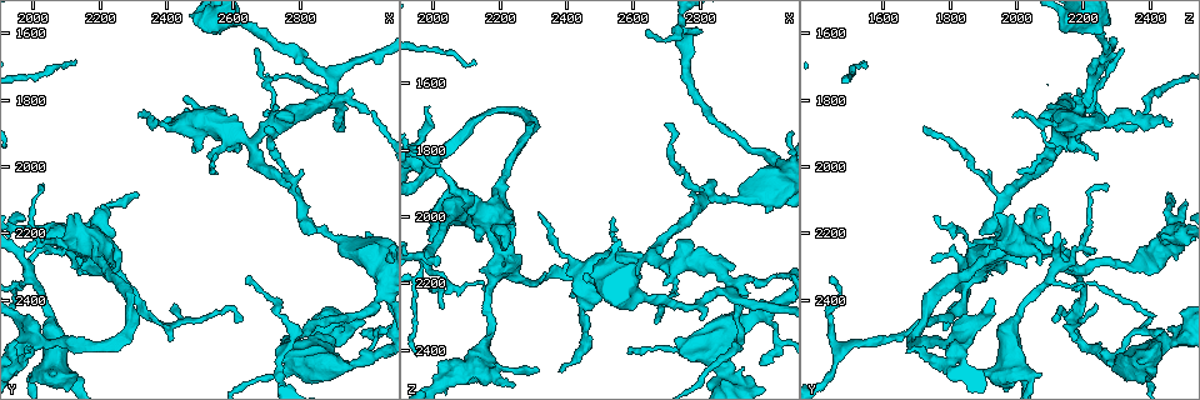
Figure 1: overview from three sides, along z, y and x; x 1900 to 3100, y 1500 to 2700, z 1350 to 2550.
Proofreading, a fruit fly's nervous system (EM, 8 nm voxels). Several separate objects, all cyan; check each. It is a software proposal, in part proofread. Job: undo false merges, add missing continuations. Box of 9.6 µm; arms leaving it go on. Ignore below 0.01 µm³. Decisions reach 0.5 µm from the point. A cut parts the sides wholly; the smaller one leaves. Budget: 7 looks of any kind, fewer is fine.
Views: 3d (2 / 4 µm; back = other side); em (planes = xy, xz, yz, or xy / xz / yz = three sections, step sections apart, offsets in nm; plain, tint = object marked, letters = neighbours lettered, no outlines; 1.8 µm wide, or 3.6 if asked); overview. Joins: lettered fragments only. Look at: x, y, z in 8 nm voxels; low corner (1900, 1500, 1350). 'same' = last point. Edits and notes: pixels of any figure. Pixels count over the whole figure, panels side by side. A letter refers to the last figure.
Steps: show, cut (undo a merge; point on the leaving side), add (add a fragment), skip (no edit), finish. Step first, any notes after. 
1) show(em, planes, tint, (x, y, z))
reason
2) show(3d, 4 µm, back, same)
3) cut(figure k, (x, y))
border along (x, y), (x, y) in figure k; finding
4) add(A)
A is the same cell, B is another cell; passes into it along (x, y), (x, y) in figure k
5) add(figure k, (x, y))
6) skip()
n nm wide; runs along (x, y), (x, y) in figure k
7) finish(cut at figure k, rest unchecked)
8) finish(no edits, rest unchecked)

show(em, planes, tint, (1980, 2300, 2140))
abrupt turn

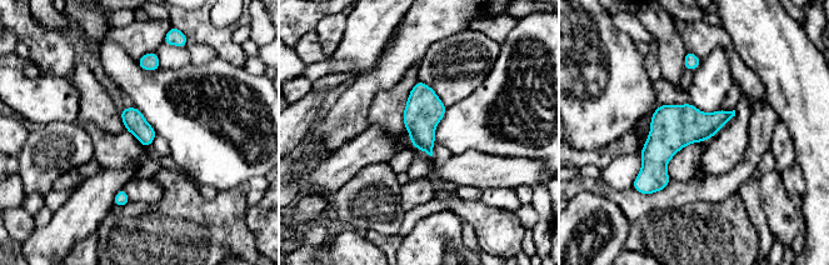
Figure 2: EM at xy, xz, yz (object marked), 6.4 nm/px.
show(em, planes, letters, same)

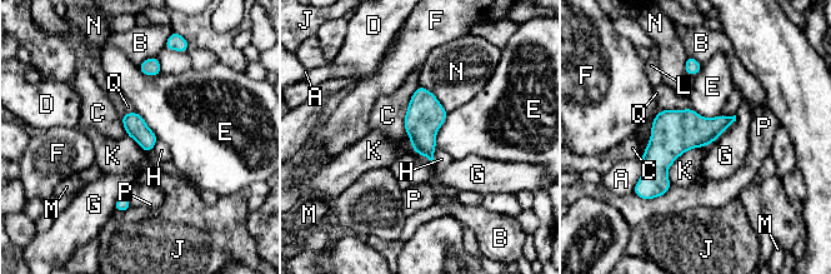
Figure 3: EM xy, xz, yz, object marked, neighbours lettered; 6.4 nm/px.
skip()
A, B, C, D, E, F, G, H, J, K, L, M, N, P and Q are other cells; continuous, no second neuron

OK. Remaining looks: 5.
show(em, planes, letters, (2740, 2630, 2410))

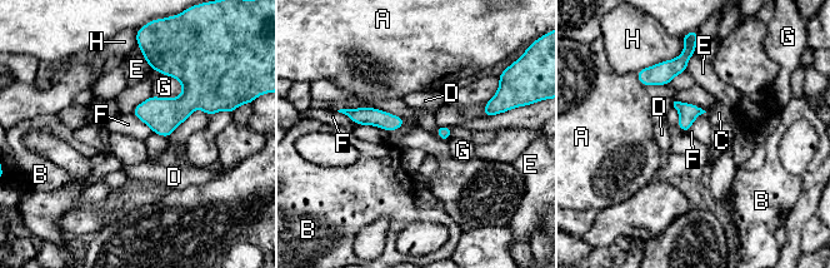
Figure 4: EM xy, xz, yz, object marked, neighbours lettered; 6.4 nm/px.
skip()
A, B, C, D, E, F, G and H are other cells; runs along (348, 112), (400, 122) in figure 4; all the same neuron

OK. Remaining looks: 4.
show(em, planes, tint, (1980, 2560, 1680))

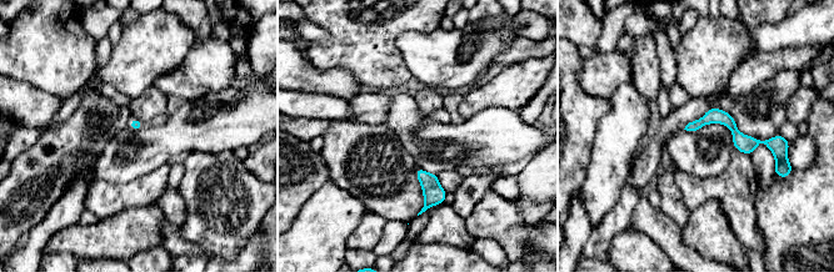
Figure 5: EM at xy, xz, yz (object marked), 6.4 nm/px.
show(em, planes, letters, same)

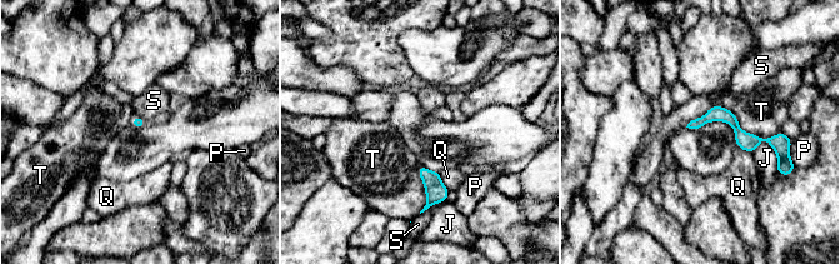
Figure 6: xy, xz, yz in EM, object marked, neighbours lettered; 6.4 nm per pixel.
skip()
80 nm wide; J, P, Q, S and T are other cells; runs along (691, 125), (726, 116), (748, 140), (774, 144) in figure 6; none of them fits

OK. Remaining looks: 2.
finish(no edits, rest unchecked)

